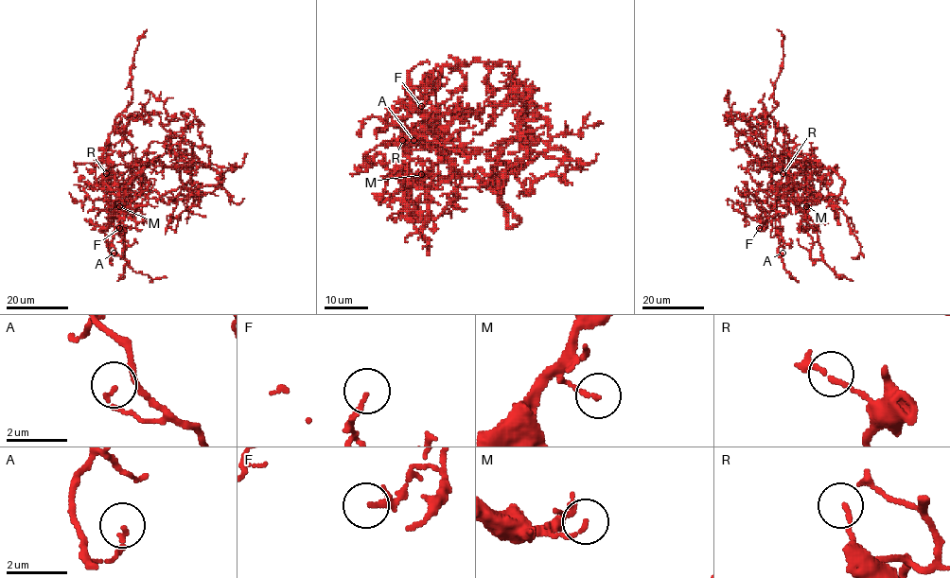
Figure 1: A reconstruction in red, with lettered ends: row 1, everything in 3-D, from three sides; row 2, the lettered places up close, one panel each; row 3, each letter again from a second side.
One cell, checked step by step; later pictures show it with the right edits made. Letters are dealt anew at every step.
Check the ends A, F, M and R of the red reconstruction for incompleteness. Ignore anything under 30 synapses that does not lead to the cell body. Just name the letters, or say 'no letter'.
no letter

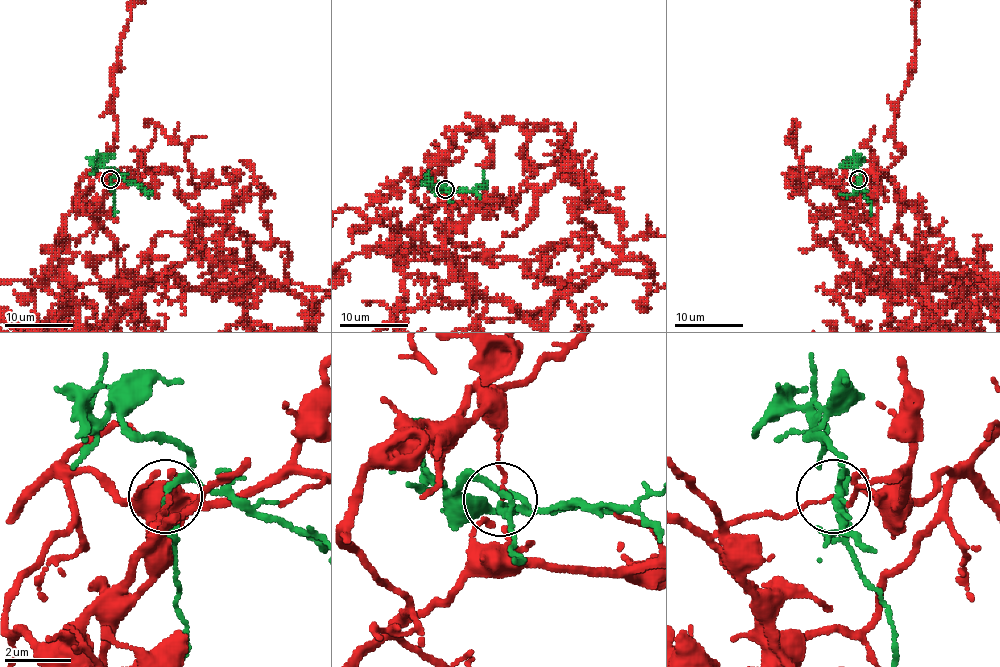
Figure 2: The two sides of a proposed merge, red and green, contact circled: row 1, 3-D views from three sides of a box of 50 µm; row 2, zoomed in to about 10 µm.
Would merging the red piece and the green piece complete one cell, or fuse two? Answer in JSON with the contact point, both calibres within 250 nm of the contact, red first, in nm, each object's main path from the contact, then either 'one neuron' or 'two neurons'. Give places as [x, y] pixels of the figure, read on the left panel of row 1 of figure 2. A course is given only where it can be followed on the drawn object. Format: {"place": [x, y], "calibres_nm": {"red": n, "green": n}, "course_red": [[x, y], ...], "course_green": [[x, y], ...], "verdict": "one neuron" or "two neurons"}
{"place": [110, 179], "calibres_nm": {"red": 70, "green": 160}, "course_red": [[111, 180], [97, 216], [121, 310], [175, 274], [260, 277], [315, 314]], "course_green": [[111, 180], [118, 176], [149, 193]], "verdict": "two neurons"}

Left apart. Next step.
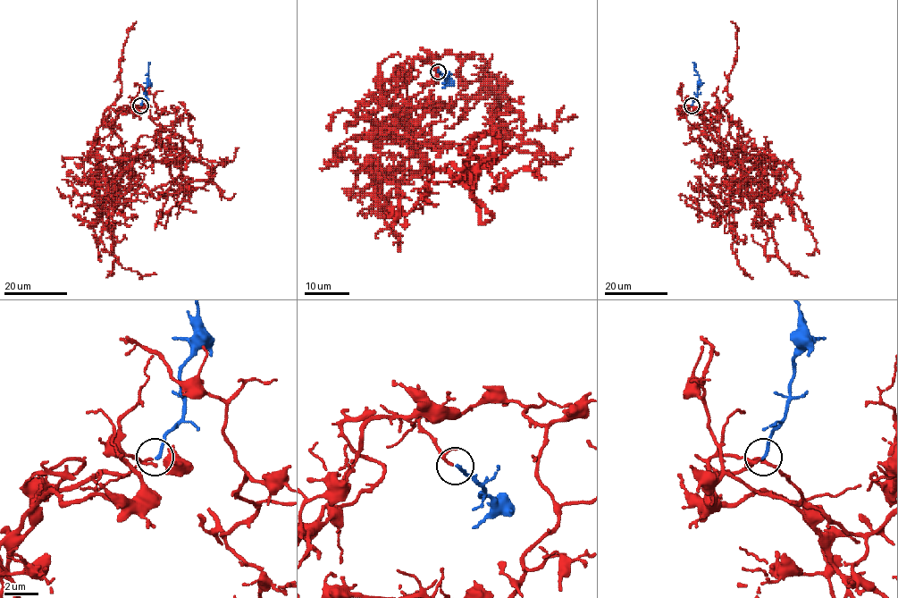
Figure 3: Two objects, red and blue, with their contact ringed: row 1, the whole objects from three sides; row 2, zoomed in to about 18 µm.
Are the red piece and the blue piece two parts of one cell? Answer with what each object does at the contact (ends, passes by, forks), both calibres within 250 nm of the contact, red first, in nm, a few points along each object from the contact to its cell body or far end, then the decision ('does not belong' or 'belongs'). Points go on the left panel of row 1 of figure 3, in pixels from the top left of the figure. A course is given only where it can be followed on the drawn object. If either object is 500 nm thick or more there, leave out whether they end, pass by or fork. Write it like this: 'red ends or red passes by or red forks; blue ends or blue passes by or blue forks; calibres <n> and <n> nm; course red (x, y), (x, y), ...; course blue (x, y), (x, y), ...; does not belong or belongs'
red passes by; blue ends; calibres 130 and 180 nm; course red (140, 105), (113, 123), (123, 171), (148, 155), (188, 155), (213, 172), (168, 196), (155, 230); course blue (140, 105), (146, 97), (148, 62); belongs

